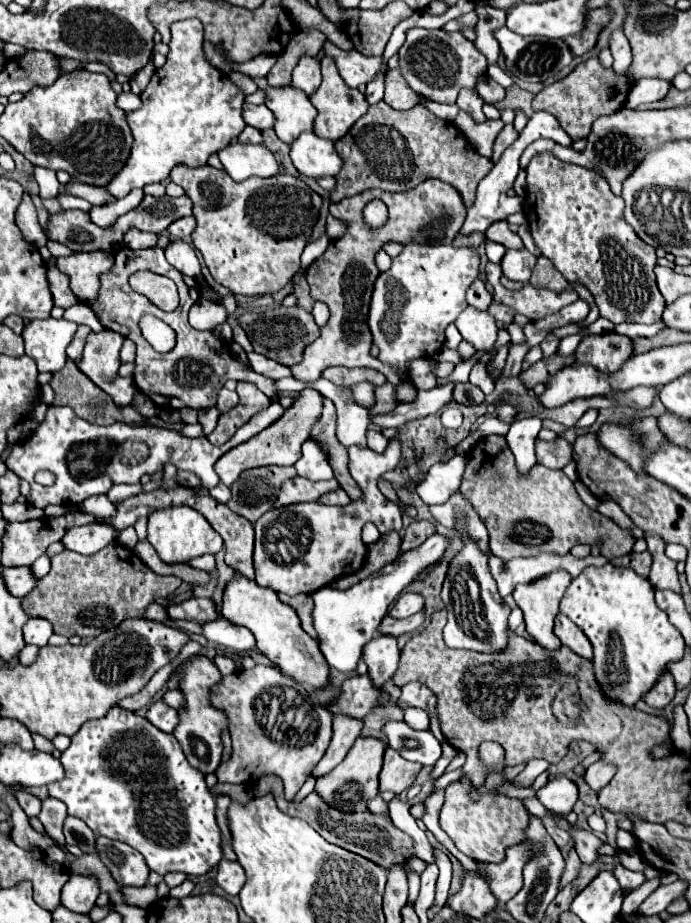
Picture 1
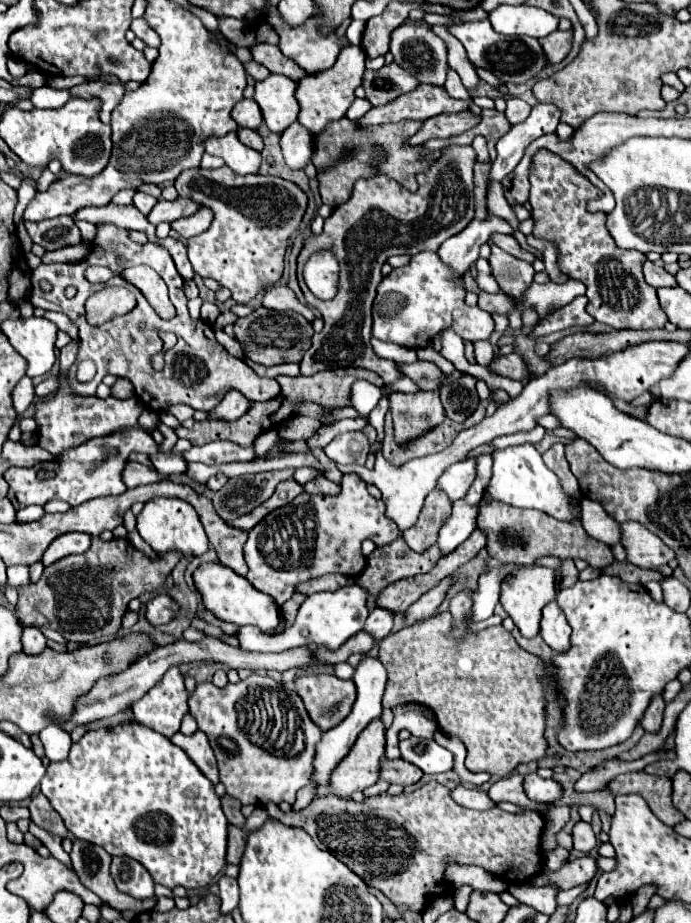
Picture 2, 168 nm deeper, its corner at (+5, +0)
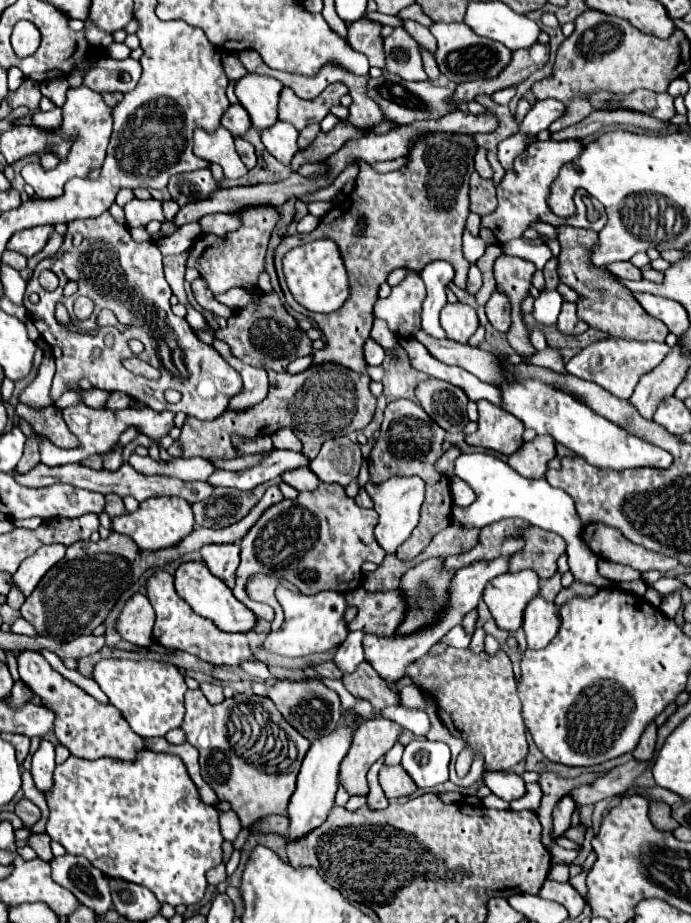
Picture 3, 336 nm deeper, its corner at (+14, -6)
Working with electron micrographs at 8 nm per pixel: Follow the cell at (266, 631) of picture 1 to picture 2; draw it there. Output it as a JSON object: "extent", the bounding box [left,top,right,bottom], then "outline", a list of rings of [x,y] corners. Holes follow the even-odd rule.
{"extent":[193,564,285,636],"outline":[[[201,564],[195,570],[193,578],[195,578],[199,592],[203,594],[205,608],[209,612],[213,612],[215,618],[219,618],[223,622],[231,622],[235,626],[251,624],[271,636],[281,634],[281,630],[285,630],[285,618],[281,616],[281,610],[273,602],[273,598],[269,598],[269,594],[255,590],[255,586],[247,578],[235,574],[231,568],[227,568],[223,564]]]}

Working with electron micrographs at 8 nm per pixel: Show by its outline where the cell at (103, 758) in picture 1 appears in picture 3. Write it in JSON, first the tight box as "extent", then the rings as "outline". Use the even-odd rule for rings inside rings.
{"extent":[46,752,222,906],"outline":[[[140,752],[136,762],[114,758],[82,760],[70,756],[54,770],[54,788],[46,794],[50,818],[46,832],[60,842],[68,854],[84,856],[108,878],[140,884],[170,906],[198,904],[206,892],[206,872],[222,862],[222,834],[216,808],[198,800],[198,790],[190,780],[180,756],[168,752]]]}

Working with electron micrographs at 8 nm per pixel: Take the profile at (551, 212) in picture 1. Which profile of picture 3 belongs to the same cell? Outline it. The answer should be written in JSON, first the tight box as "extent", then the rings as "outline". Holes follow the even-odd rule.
{"extent":[556,226,668,342],"outline":[[[562,226],[556,230],[558,232],[558,242],[562,246],[562,252],[558,256],[558,272],[564,284],[580,292],[582,300],[578,300],[578,318],[588,322],[592,328],[606,332],[608,336],[620,336],[628,340],[654,340],[654,342],[664,342],[668,336],[668,328],[660,322],[654,320],[650,314],[642,312],[642,306],[634,300],[632,292],[624,288],[610,272],[598,270],[590,266],[590,248],[598,242],[598,234],[592,230],[580,230],[572,226]]]}

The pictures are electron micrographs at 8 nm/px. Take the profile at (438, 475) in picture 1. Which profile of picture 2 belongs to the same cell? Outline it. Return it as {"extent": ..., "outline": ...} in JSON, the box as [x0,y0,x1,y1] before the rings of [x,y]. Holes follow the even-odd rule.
{"extent":[437,458,477,502],"outline":[[[467,458],[461,462],[451,464],[437,480],[437,488],[443,490],[451,502],[461,500],[463,494],[469,490],[469,486],[475,480],[475,466],[477,460],[475,458]]]}

